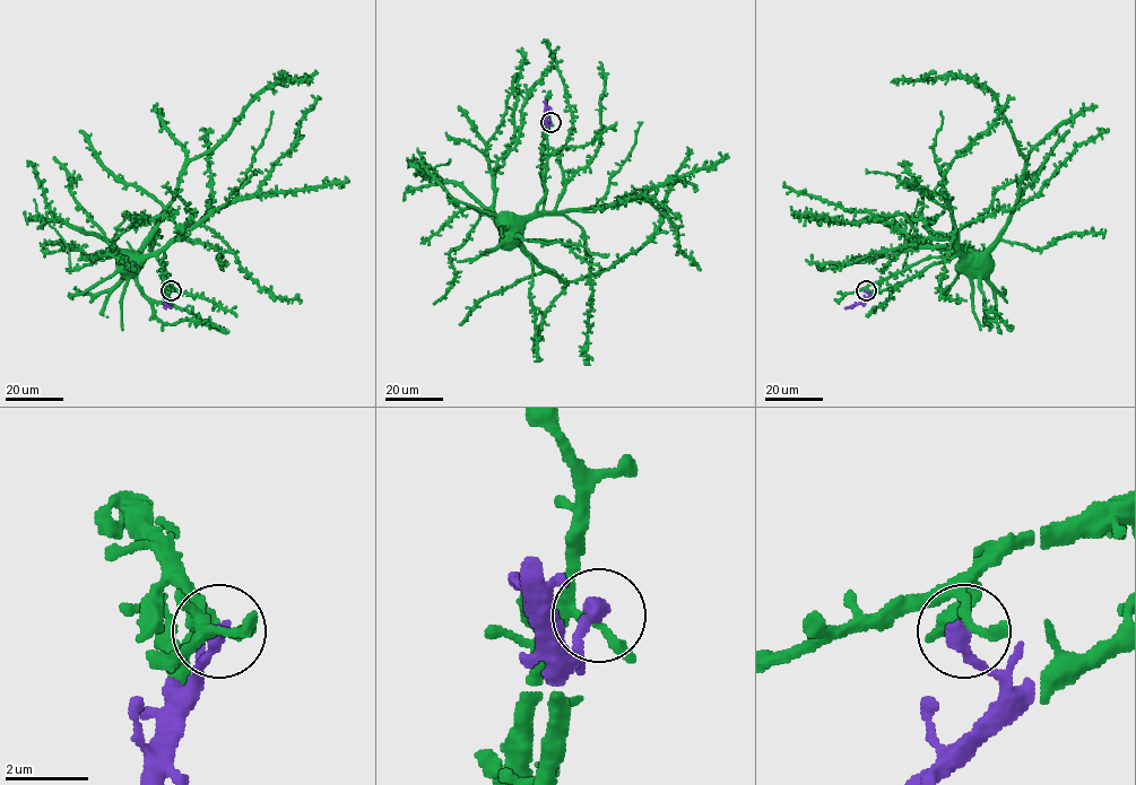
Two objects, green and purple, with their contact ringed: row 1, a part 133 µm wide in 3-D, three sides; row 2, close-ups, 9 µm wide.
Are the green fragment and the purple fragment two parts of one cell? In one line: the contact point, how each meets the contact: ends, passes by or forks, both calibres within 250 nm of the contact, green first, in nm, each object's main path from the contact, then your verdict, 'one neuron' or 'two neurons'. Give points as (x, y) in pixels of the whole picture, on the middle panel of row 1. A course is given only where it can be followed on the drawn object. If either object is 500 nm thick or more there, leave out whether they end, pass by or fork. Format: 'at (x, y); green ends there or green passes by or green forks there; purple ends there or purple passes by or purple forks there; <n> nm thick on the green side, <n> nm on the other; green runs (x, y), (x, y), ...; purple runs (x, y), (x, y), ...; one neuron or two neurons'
at (551, 122); green passes by; purple ends there; 190 nm thick on the green side, 360 nm on the other; green runs (551, 122), (545, 127), (543, 145), (544, 208), (530, 215), (512, 230); purple runs (551, 122), (545, 101); one neuron

